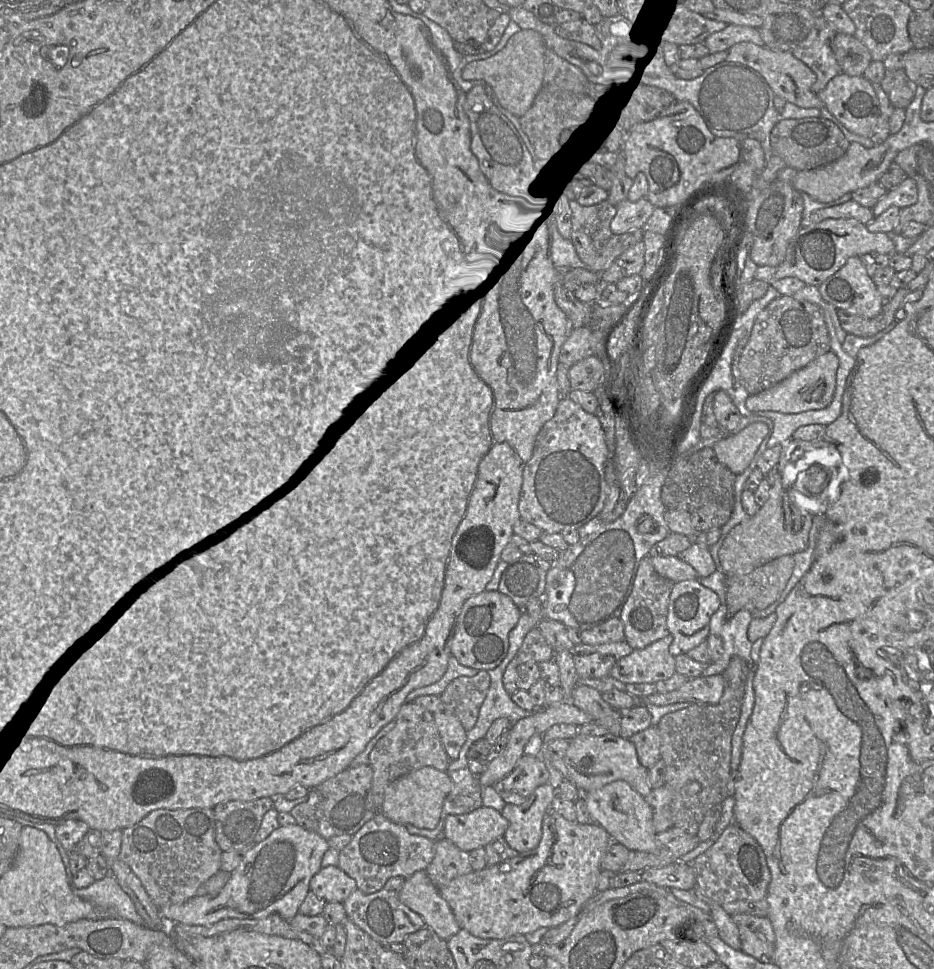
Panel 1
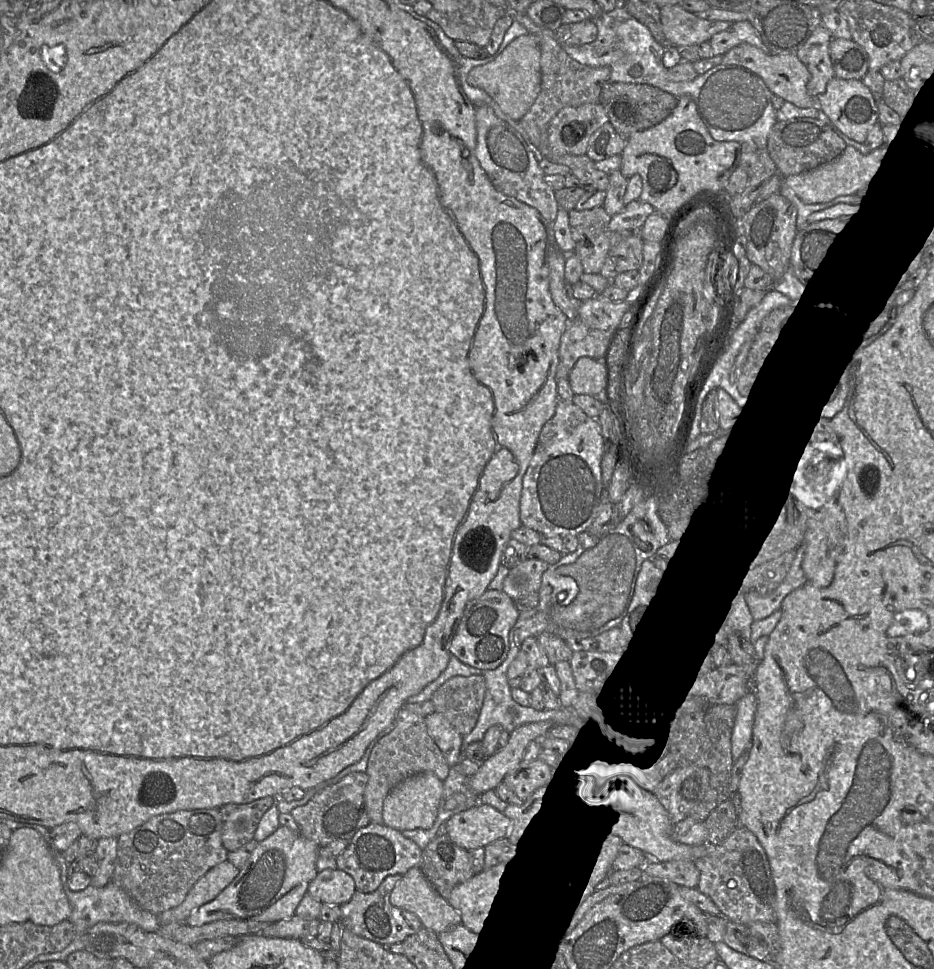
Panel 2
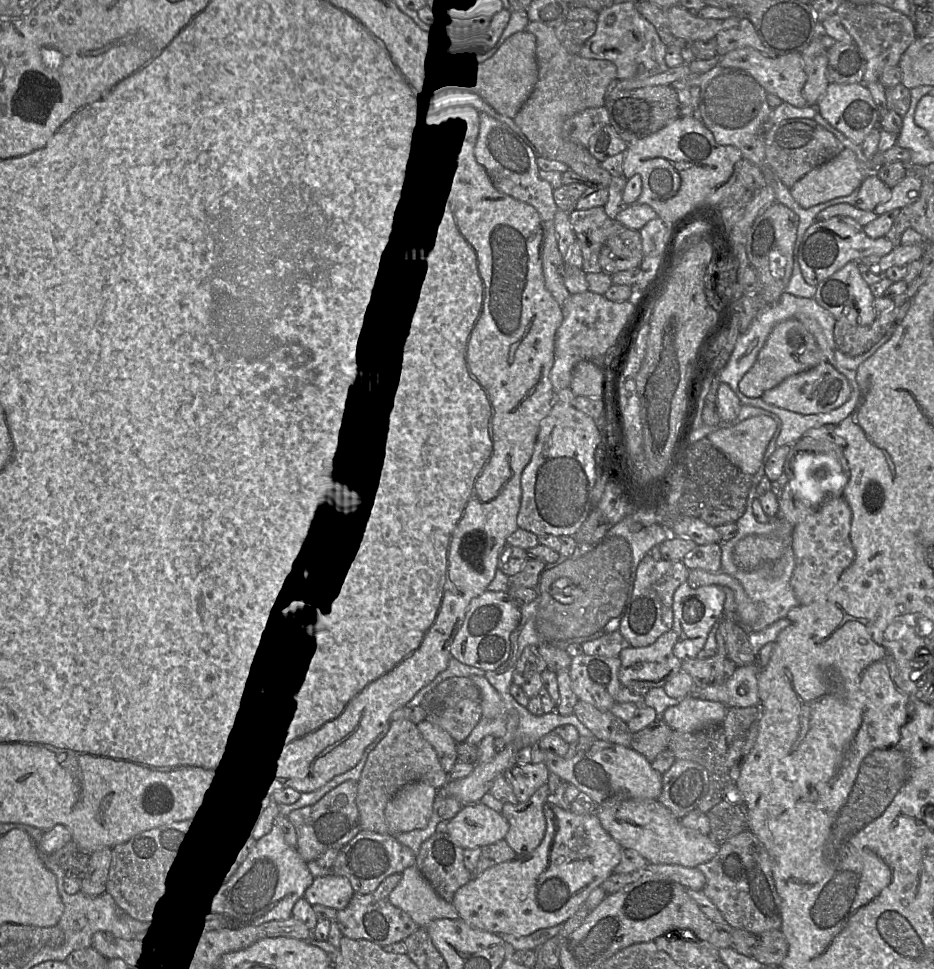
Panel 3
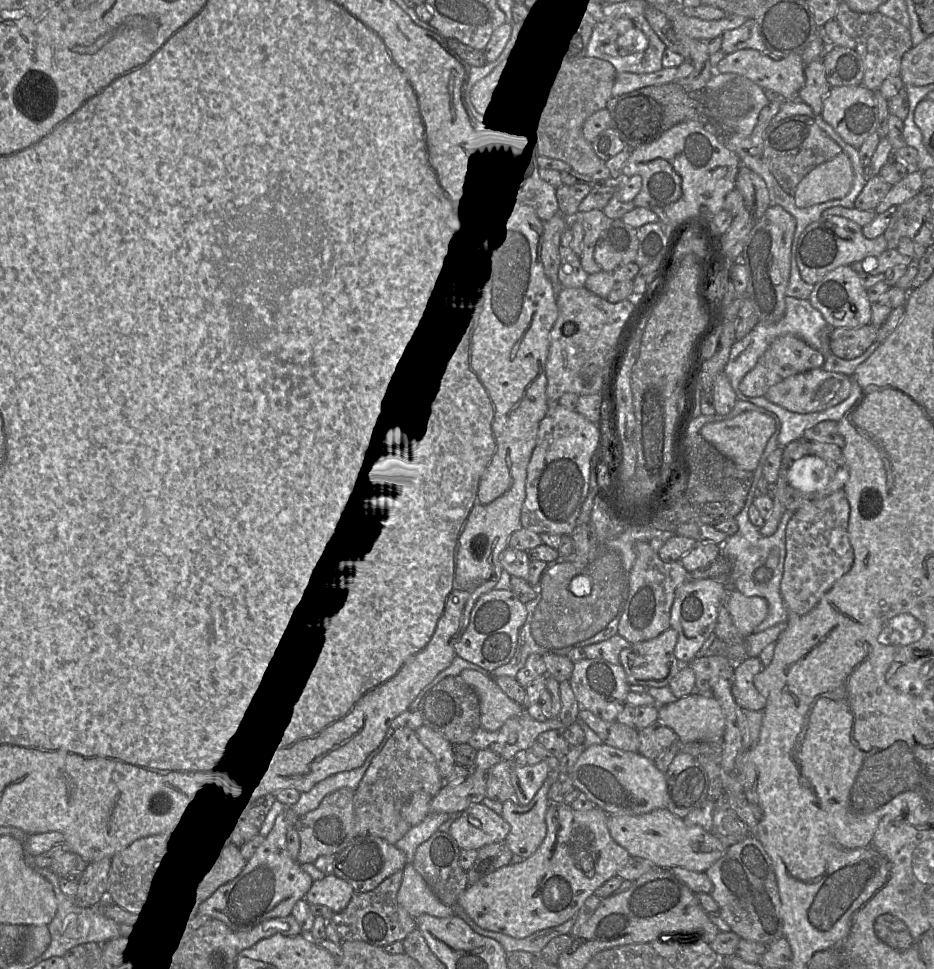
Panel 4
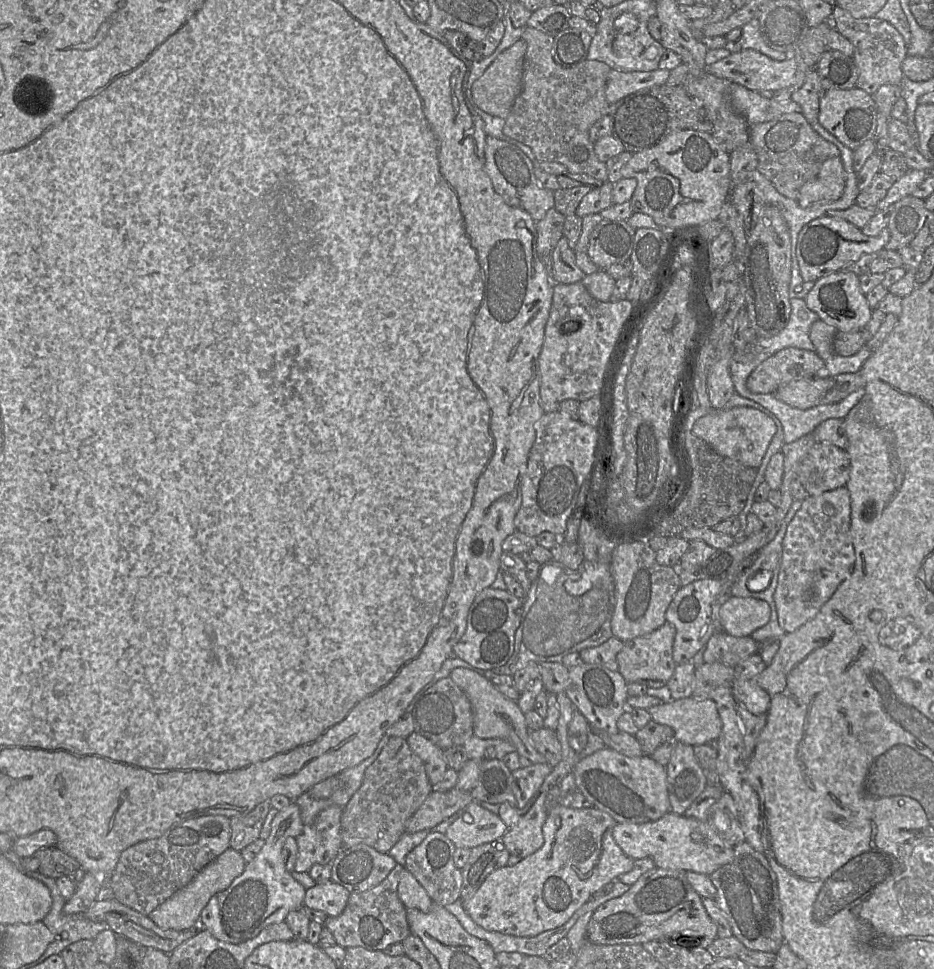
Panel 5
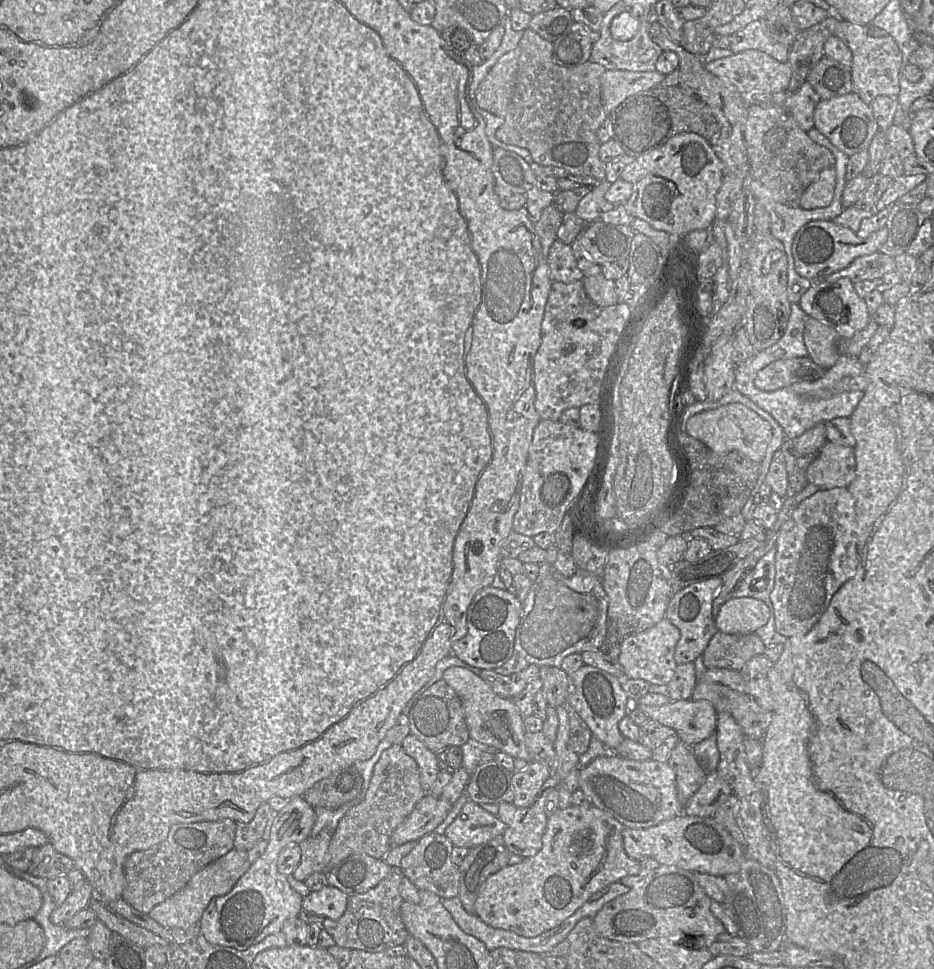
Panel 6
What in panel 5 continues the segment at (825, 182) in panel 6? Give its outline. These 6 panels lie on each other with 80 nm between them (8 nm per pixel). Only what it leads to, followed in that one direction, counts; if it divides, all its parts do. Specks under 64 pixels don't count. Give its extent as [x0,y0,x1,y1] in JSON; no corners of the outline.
[797,157,846,207]

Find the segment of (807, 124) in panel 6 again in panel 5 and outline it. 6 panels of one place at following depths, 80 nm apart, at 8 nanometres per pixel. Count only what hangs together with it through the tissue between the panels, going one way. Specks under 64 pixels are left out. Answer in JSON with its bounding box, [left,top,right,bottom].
[791,69,825,125]

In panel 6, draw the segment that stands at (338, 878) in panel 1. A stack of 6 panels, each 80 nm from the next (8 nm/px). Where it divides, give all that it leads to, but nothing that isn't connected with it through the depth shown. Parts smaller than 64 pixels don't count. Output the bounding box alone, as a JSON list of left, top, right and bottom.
[302,885,348,920]

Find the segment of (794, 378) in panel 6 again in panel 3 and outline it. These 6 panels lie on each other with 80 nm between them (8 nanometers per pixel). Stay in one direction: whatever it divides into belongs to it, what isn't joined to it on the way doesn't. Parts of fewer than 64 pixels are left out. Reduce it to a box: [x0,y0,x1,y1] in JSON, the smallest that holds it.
[738,318,826,398]

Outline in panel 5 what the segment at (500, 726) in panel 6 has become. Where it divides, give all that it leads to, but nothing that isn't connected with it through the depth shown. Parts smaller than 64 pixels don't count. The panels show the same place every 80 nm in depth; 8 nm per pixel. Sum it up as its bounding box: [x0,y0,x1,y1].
[449,668,546,764]

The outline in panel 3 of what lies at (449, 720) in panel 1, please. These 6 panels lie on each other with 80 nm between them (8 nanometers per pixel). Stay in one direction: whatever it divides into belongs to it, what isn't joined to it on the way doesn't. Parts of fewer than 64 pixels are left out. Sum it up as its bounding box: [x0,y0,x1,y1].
[417,720,457,774]

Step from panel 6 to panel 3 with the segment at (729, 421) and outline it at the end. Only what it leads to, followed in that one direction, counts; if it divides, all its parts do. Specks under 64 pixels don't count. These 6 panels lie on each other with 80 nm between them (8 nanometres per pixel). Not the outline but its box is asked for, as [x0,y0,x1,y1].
[706,416,775,475]

